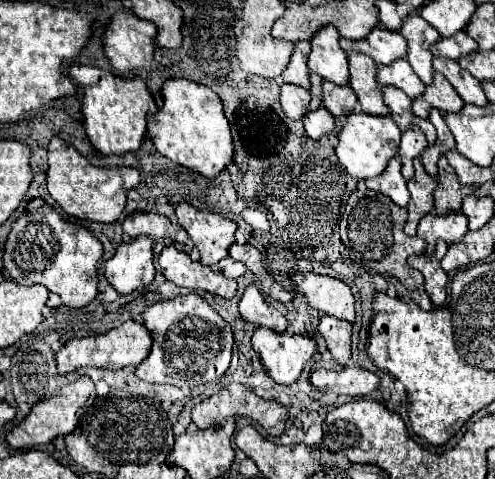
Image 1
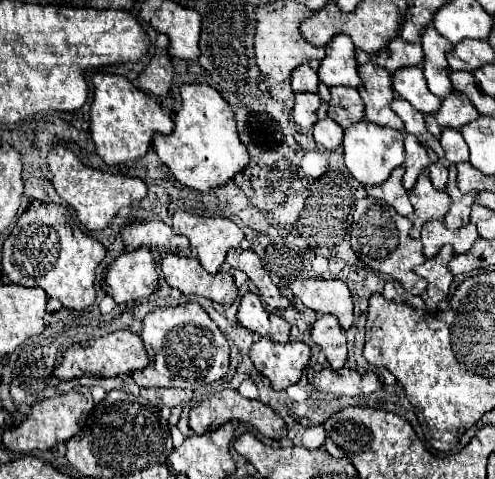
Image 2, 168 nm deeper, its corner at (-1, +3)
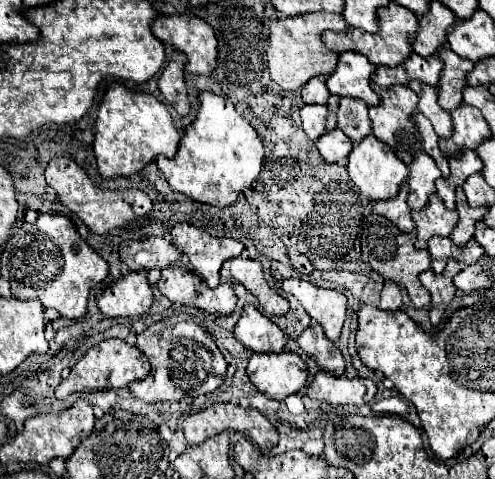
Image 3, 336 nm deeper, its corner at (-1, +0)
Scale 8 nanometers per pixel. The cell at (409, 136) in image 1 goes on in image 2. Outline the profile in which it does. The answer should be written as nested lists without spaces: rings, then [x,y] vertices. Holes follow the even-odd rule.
[[[411,135],[405,137],[405,149],[407,149],[407,161],[405,161],[403,187],[409,191],[409,189],[413,189],[419,173],[427,171],[427,167],[431,163],[435,163],[437,157],[435,157],[435,153],[431,149],[421,145],[417,137],[411,137]]]

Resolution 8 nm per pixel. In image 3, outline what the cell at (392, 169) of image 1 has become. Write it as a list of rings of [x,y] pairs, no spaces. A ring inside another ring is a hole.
[[[403,182],[397,196],[387,198],[387,200],[377,200],[375,208],[373,208],[375,214],[387,216],[393,224],[397,224],[401,228],[401,232],[411,232],[415,228],[415,224],[411,220],[411,210],[407,206],[407,192],[409,192],[409,184]]]

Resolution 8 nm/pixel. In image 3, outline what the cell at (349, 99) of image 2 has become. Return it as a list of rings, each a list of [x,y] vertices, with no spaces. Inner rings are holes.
[[[341,98],[337,110],[337,126],[357,144],[371,134],[371,120],[367,116],[367,104],[357,98]]]

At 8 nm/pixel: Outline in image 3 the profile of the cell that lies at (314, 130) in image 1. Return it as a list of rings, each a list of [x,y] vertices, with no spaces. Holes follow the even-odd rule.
[[[339,128],[327,130],[315,144],[325,162],[345,162],[353,148],[351,140],[347,140],[347,136]]]

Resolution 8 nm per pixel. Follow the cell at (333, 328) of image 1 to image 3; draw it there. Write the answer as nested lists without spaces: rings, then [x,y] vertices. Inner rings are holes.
[[[321,326],[303,330],[301,336],[297,338],[297,342],[311,358],[315,358],[315,362],[321,370],[327,370],[333,376],[341,376],[345,372],[345,360],[343,360],[341,350],[325,336]]]

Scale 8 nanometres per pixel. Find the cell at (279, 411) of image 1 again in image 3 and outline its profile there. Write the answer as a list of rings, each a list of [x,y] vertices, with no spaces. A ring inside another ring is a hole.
[[[219,402],[219,404],[213,404],[197,414],[191,414],[185,422],[183,422],[183,430],[185,430],[185,438],[189,444],[203,444],[207,438],[211,436],[217,436],[225,430],[235,430],[235,432],[245,432],[253,444],[257,444],[261,450],[269,450],[273,446],[277,446],[279,442],[279,432],[277,428],[259,412],[259,410],[253,410],[253,408],[241,408],[237,404],[231,404],[231,402]]]

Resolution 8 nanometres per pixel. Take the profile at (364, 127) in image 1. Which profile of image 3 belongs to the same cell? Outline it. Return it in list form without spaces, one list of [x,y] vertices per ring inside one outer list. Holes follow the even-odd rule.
[[[369,134],[359,144],[353,146],[353,150],[349,154],[347,172],[349,172],[349,178],[357,184],[357,188],[369,200],[383,200],[383,198],[395,196],[399,192],[401,182],[409,176],[409,168],[395,156],[395,152],[391,152],[391,148],[387,144],[377,140],[373,134]]]

